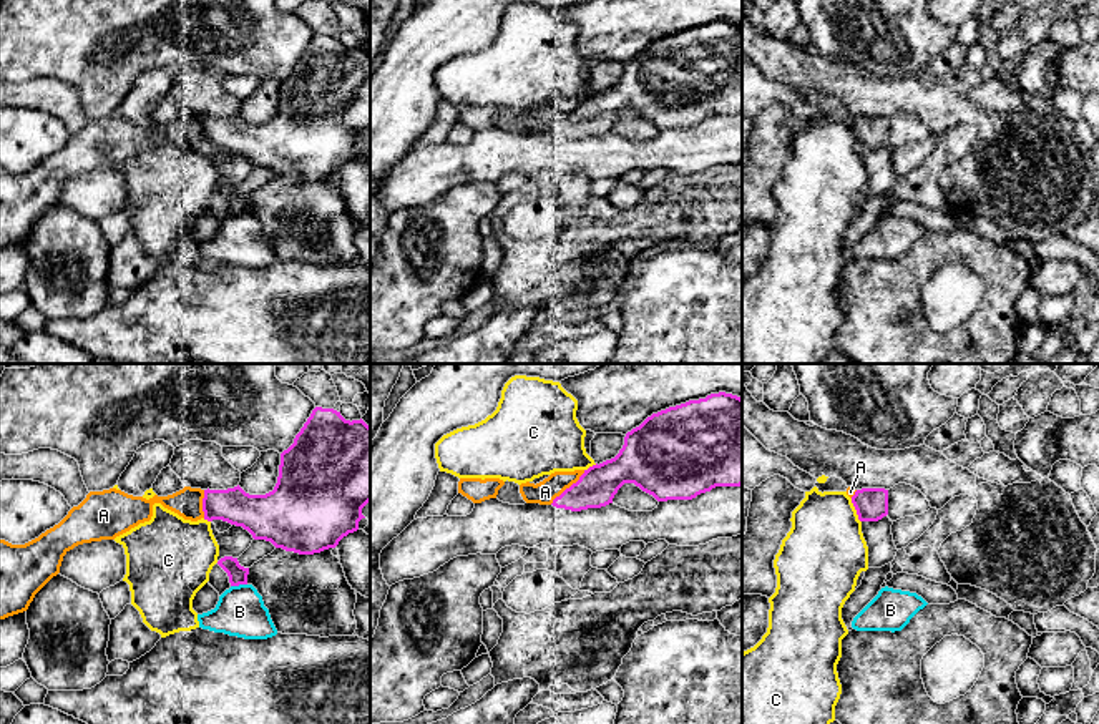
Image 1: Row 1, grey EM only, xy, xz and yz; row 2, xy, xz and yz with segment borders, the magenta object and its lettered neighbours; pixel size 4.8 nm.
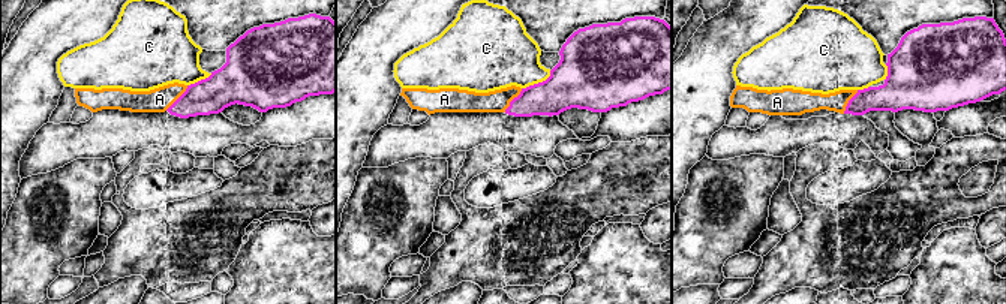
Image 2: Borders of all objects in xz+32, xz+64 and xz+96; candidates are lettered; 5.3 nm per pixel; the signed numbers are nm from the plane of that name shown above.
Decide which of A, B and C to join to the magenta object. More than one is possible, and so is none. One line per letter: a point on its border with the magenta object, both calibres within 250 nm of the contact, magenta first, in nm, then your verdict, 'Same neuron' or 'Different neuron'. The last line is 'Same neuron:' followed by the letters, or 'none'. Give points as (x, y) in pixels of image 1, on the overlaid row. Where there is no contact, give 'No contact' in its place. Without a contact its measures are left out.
A: Touches magenta at xz (570, 487). Thickness 190 nm (magenta) against 110 nm. Same neuron
B: Touches magenta at xy (238, 585). Thickness 100 nm (magenta) against 240 nm. Different neuron
C: Touches magenta at yz (855, 508). Thickness 160 nm (magenta) against 380 nm. Different neuron
Same neuron: A

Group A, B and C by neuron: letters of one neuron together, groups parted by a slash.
A / B / C

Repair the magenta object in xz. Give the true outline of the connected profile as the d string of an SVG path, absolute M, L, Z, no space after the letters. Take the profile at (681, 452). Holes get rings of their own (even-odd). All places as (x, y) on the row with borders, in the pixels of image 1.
M719 392L689 400L647 417L624 437L619 453L588 470L554 472L540 483L521 483L526 503L553 505L571 511L613 503L624 483L634 483L657 501L692 500L716 487L742 485L742 399Z

